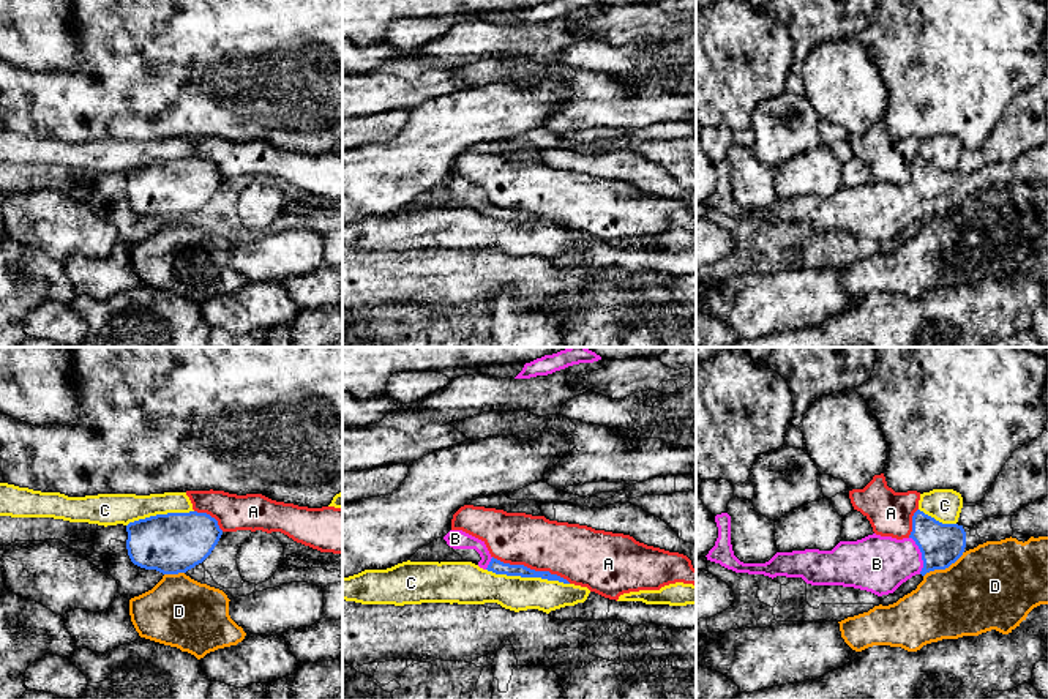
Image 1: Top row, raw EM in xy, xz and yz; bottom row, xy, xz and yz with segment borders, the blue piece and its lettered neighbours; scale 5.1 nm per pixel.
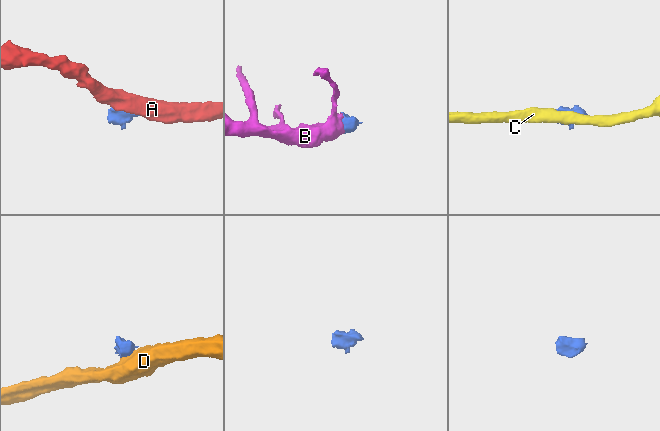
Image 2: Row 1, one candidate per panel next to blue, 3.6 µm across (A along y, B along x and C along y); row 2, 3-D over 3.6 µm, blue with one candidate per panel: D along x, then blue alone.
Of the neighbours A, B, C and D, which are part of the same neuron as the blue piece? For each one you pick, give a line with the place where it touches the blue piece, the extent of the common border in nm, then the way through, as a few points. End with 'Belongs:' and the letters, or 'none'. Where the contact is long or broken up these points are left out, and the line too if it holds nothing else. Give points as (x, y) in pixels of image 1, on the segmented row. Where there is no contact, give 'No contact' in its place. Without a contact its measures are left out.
B: Touches blue at yz (922, 556). Shared border 200 nm. Path across: yz (941, 545), (931, 546), (922, 556), (876, 564)
Belongs: B

